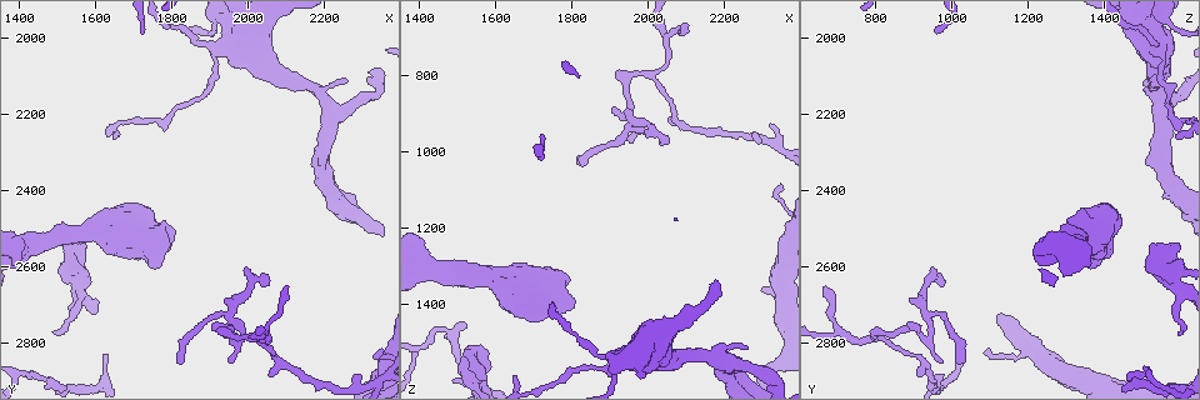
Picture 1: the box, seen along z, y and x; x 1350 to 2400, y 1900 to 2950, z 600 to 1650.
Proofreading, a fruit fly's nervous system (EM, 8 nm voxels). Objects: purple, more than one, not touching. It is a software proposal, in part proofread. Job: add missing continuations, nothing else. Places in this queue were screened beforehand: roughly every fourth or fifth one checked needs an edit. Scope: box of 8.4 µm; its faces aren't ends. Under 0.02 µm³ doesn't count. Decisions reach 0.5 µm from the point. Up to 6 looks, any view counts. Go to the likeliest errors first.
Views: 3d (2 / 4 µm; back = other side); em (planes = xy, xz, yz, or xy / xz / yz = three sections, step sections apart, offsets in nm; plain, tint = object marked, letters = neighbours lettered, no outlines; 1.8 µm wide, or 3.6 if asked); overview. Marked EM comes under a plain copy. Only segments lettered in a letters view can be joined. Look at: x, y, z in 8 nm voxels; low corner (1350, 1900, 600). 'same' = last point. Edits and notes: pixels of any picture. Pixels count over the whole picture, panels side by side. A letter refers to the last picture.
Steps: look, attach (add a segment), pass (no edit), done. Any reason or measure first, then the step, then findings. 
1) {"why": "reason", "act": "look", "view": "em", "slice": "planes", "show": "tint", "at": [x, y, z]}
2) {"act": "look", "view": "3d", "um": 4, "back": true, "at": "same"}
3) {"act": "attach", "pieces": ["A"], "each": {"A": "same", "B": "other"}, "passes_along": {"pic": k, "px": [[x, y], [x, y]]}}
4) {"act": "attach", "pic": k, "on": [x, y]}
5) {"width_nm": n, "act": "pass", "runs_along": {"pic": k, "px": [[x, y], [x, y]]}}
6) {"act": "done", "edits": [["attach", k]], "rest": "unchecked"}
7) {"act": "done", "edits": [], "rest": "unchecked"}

{"why": "an open end", "act": "look", "view": "em", "slice": "planes", "show": "tint", "at": [1570, 2540, 1595]}

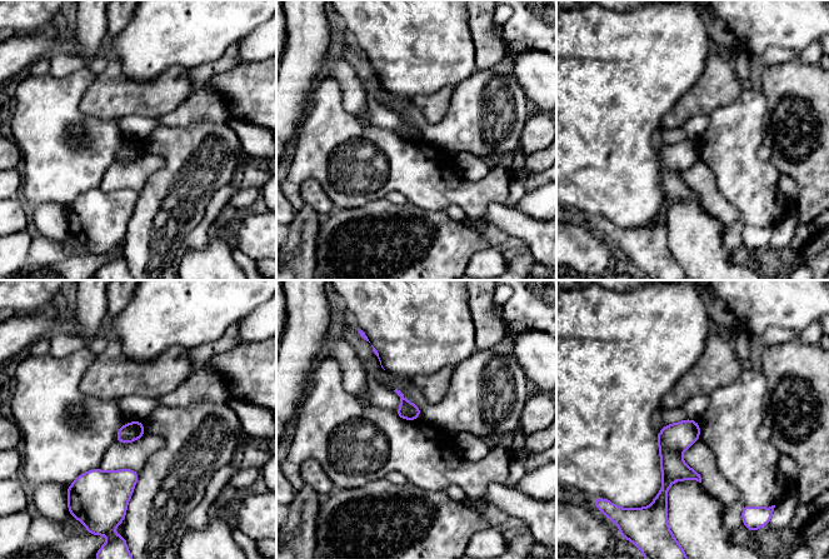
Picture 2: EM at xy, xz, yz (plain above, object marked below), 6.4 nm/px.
{"why": "see the neighbours", "act": "look", "view": "em", "slice": "planes", "show": "letters", "at": "same"}

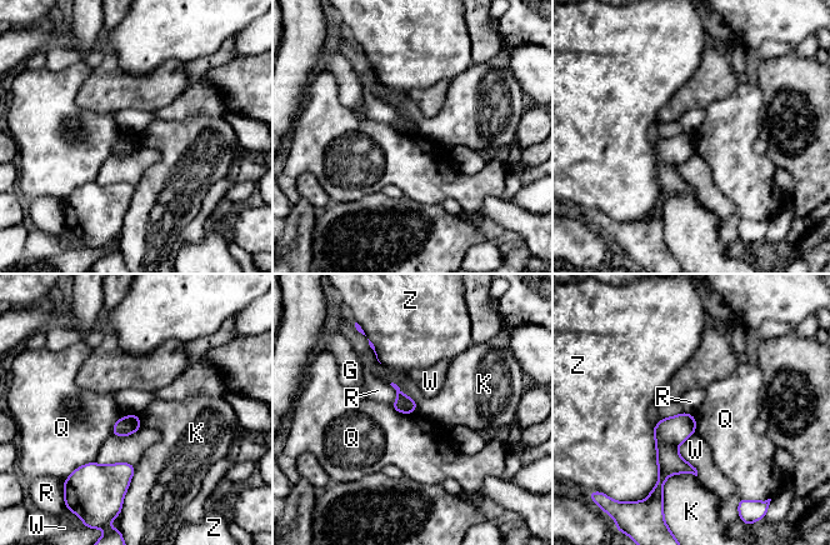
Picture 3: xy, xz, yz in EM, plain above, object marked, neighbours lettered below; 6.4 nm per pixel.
{"longest_contact_nm": ["Z", 420], "act": "pass", "each": {"G": "other", "K": "other", "Q": "other", "R": "other", "W": "other", "Z": "other"}, "found": "no lettered segment goes on from it"}

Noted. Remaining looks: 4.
{"why": "free end", "act": "look", "view": "3d", "um": 2, "at": [1830, 2845, 1010]}

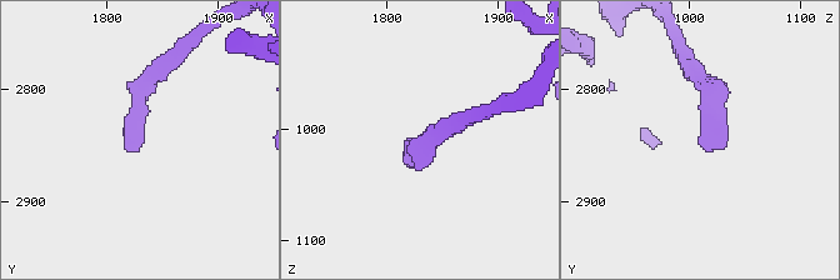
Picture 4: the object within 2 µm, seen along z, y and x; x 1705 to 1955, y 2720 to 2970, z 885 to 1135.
{"why": "need the tissue", "act": "look", "view": "em", "slice": "yz", "step": 4, "show": "tint", "at": [1832, 2850, 1014]}

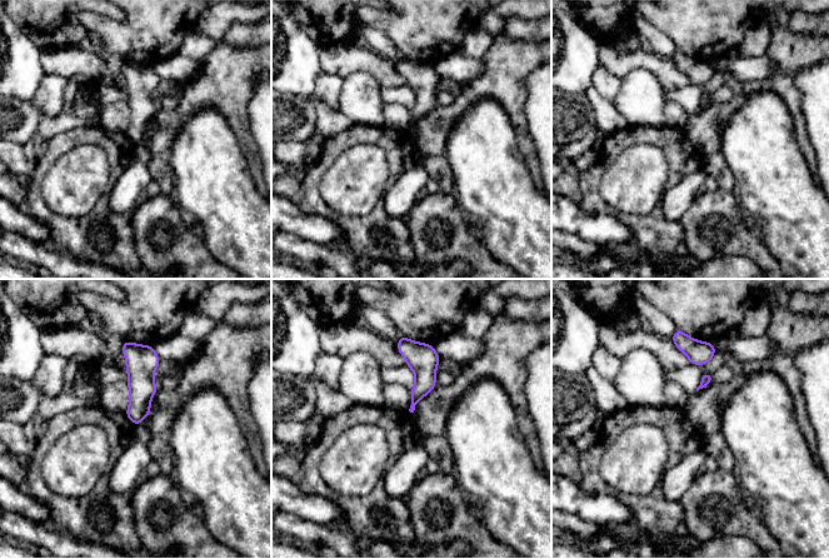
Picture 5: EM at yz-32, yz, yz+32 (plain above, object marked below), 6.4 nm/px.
{"act": "look", "view": "em", "slice": "xz", "step": 16, "show": "letters", "at": "same"}

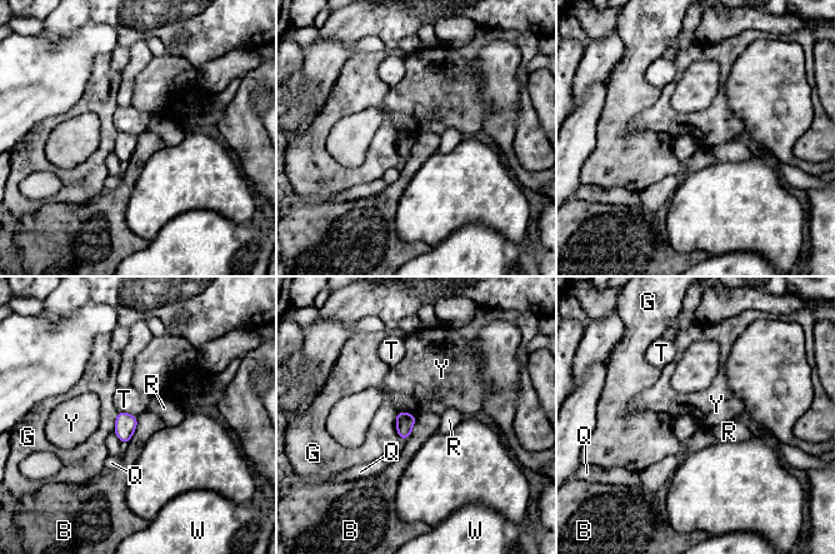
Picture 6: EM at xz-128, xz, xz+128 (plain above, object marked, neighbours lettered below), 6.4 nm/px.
{"width_nm": 120, "act": "pass", "each": {"B": "other", "G": "other", "Q": "other", "R": "other", "T": "other", "W": "other", "Y": "other"}, "border": {"pic": 6, "px": [[398, 412], [405, 412], [415, 417]]}, "found": "none of them fits"}

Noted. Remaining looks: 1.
{"act": "done", "edits": [], "rest": "unchecked"}

